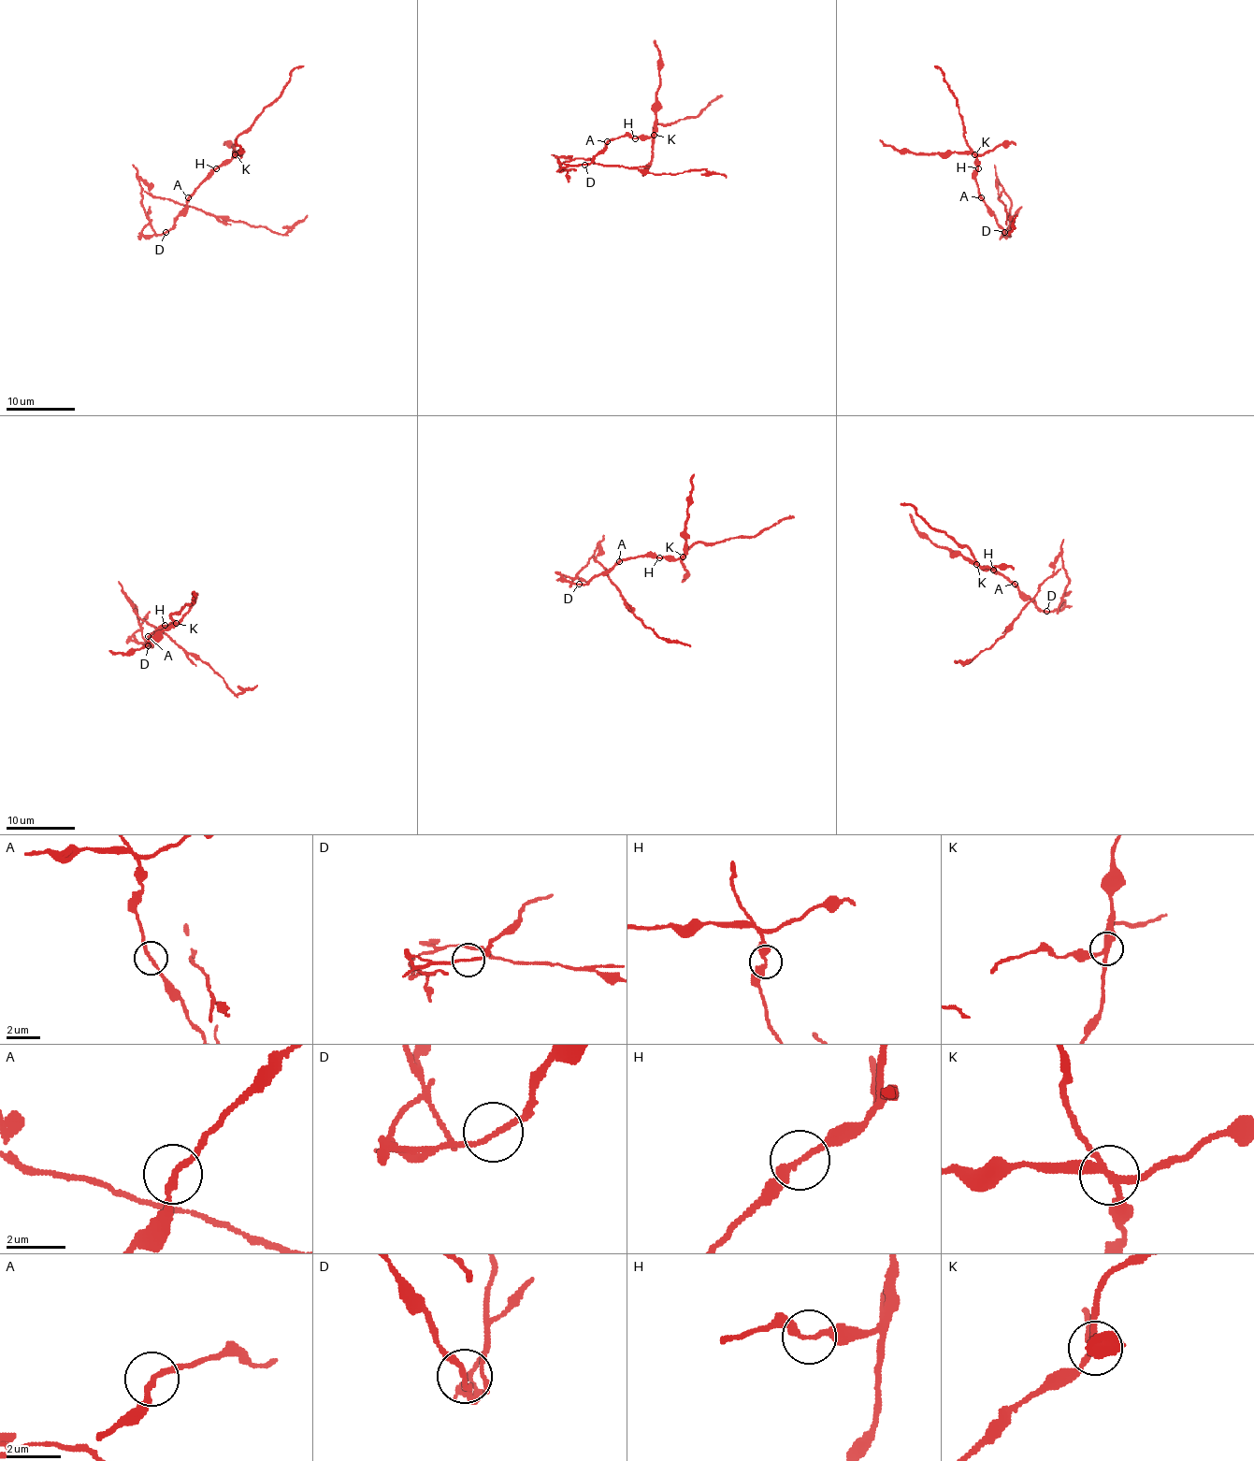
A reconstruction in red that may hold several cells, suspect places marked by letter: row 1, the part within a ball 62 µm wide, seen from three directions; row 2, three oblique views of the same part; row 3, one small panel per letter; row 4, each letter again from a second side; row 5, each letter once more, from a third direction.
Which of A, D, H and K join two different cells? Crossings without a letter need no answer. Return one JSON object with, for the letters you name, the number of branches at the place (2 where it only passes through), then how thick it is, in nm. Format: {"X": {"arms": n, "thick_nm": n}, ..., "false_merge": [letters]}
{"D": {"arms": 2, "thick_nm": 150}, "K": {"arms": 4, "thick_nm": 240}, "false_merge": ["D", "K"]}

